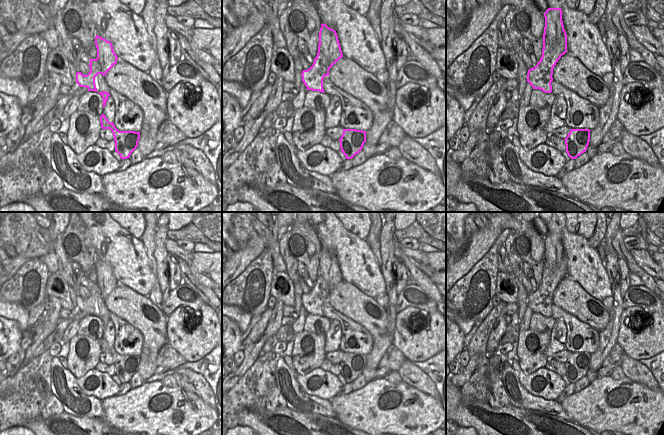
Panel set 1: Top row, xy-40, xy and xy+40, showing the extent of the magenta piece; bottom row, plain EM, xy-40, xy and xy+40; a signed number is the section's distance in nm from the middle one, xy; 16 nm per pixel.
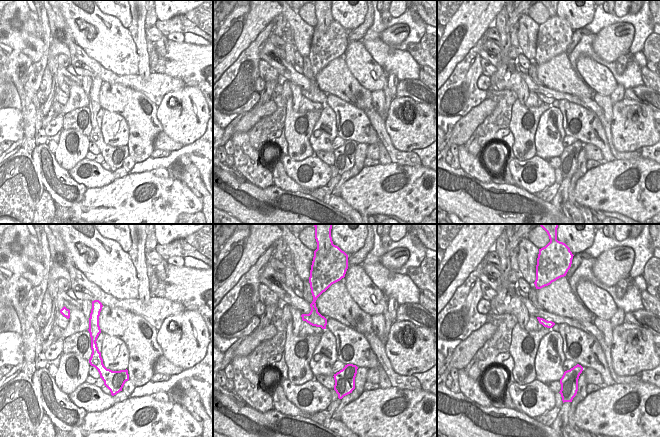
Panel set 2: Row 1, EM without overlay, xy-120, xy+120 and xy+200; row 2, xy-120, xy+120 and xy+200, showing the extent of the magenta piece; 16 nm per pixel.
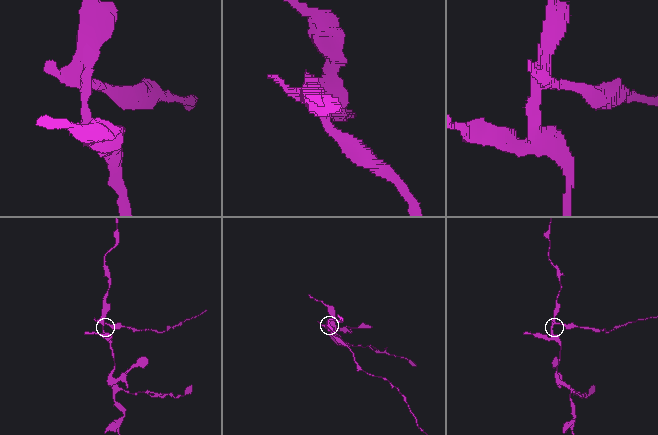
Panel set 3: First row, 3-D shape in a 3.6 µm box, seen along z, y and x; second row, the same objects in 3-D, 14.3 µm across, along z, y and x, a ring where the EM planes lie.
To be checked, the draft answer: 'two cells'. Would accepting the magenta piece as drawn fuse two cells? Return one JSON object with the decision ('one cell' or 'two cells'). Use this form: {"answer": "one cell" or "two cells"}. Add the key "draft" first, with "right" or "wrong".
{"draft": "right", "answer": "two cells"}

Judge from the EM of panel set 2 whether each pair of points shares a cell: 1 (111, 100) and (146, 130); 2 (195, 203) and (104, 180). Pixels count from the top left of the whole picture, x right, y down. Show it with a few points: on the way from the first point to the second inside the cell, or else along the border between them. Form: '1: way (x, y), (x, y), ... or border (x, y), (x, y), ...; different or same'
1: way (120, 104), (137, 121); same
2: border (115, 179), (106, 185), (88, 188); different

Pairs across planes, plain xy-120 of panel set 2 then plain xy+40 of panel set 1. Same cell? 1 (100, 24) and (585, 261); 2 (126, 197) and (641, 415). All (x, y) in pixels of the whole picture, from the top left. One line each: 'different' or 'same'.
1: same
2: same

